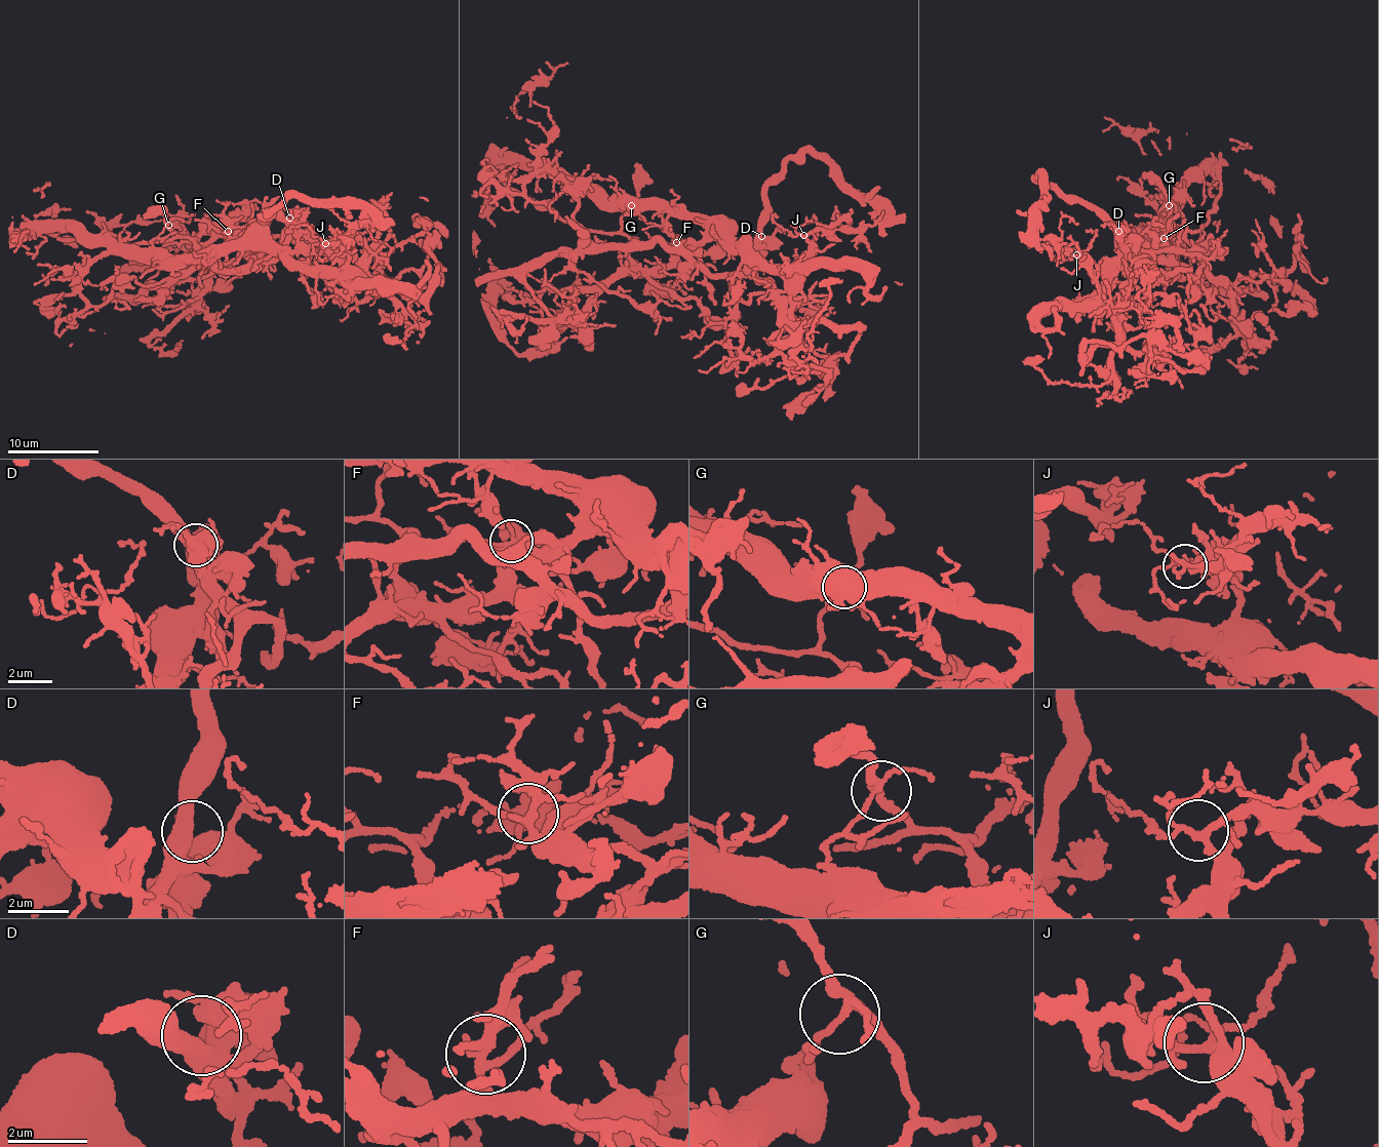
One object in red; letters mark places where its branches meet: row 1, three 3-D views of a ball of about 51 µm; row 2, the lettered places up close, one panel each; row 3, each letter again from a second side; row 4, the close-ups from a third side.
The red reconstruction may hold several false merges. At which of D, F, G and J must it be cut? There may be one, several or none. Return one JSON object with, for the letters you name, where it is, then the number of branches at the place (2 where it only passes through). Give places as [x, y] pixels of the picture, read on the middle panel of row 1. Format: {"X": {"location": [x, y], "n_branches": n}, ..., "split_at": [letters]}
{"split_at": []}

